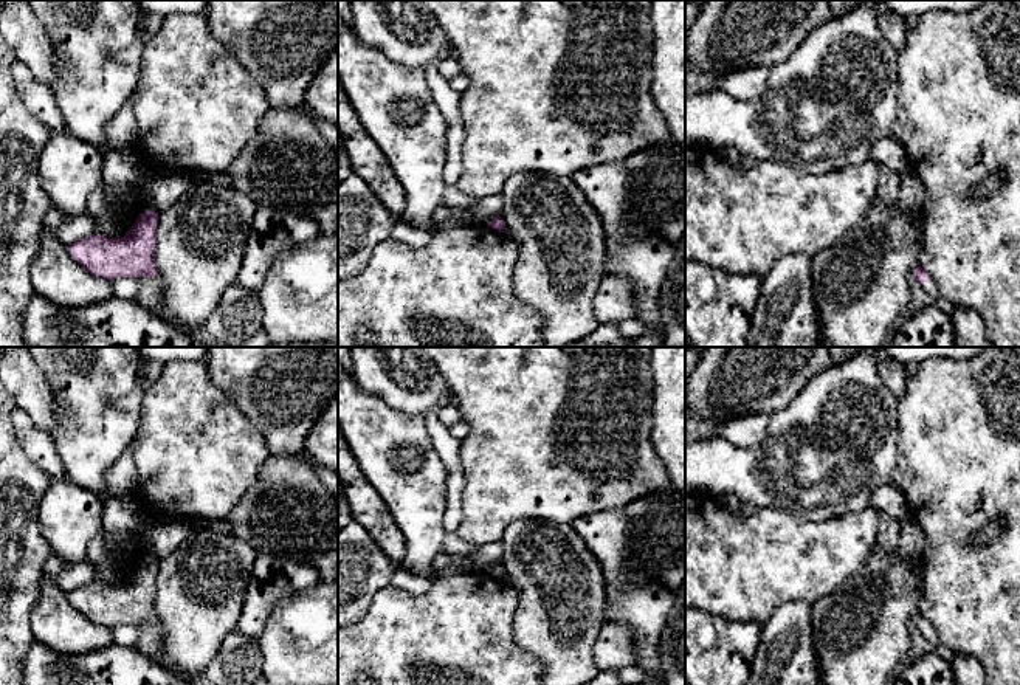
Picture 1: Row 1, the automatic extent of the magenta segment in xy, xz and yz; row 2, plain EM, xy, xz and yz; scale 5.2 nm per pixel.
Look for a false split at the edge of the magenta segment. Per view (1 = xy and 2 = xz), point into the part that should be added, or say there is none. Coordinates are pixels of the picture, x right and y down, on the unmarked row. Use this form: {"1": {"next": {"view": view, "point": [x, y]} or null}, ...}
{"1": {"next": null}, "2": {"next": null}}

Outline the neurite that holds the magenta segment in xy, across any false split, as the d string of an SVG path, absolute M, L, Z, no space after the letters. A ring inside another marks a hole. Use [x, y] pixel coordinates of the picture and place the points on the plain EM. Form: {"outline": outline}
{"outline": "M146 556L121 586L91 581L67 594L68 601L90 621L115 628L118 625L158 625L155 592L158 559Z"}

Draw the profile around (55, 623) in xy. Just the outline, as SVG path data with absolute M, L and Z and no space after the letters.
M43 578L40 583L40 598L31 611L31 631L34 640L59 654L87 654L107 648L113 643L112 629L96 625L71 606L67 594L60 590L56 580Z

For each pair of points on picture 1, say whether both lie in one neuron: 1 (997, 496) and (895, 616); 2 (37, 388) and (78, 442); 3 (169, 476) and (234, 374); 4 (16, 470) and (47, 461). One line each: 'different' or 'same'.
1: different
2: different
3: different
4: different

